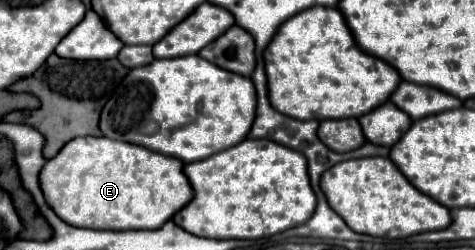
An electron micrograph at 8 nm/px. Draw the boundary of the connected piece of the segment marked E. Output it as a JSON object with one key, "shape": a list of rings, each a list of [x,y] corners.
{"shape":[[[76,137],[42,167],[40,189],[52,211],[74,227],[114,231],[158,229],[192,199],[192,189],[182,167],[182,161],[176,161],[174,157],[160,157],[150,149],[140,149],[138,145],[128,145],[124,141],[108,141],[106,137]]]}

